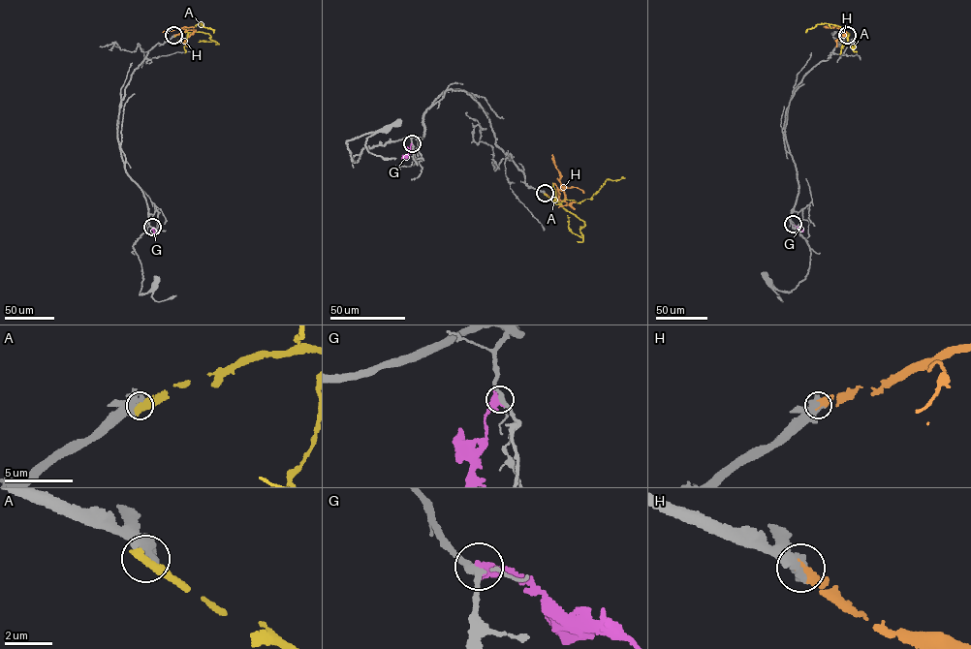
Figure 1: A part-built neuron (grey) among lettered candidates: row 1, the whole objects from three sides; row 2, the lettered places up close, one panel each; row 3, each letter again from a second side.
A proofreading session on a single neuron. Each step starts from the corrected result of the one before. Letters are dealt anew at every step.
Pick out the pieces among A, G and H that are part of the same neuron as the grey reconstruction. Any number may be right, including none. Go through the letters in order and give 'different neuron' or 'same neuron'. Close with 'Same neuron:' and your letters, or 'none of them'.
A: different neuron
G: different neuron
H: same neuron
Same neuron: H

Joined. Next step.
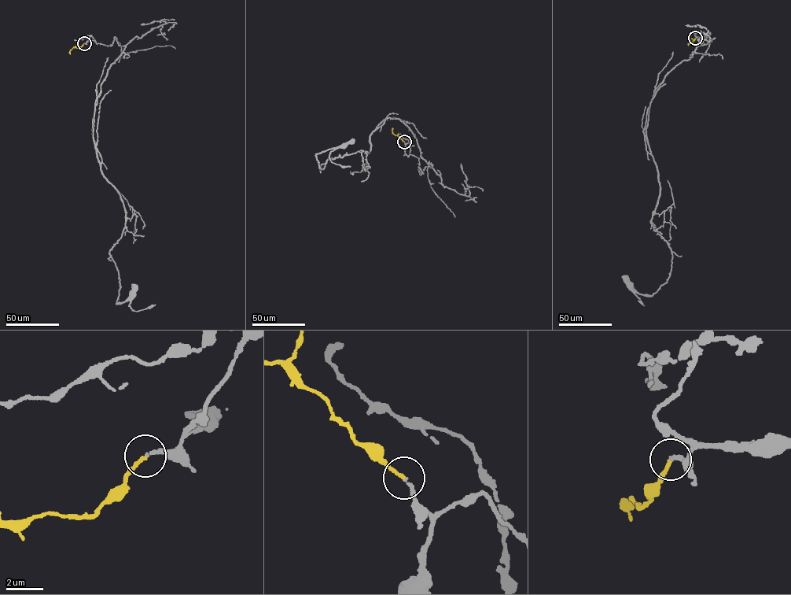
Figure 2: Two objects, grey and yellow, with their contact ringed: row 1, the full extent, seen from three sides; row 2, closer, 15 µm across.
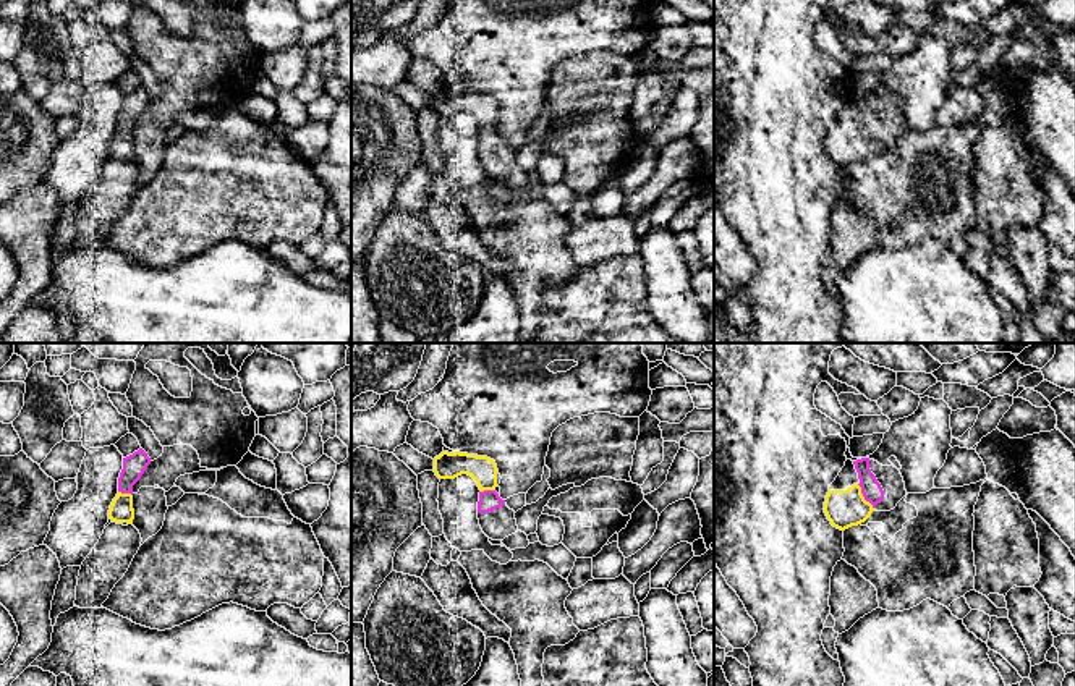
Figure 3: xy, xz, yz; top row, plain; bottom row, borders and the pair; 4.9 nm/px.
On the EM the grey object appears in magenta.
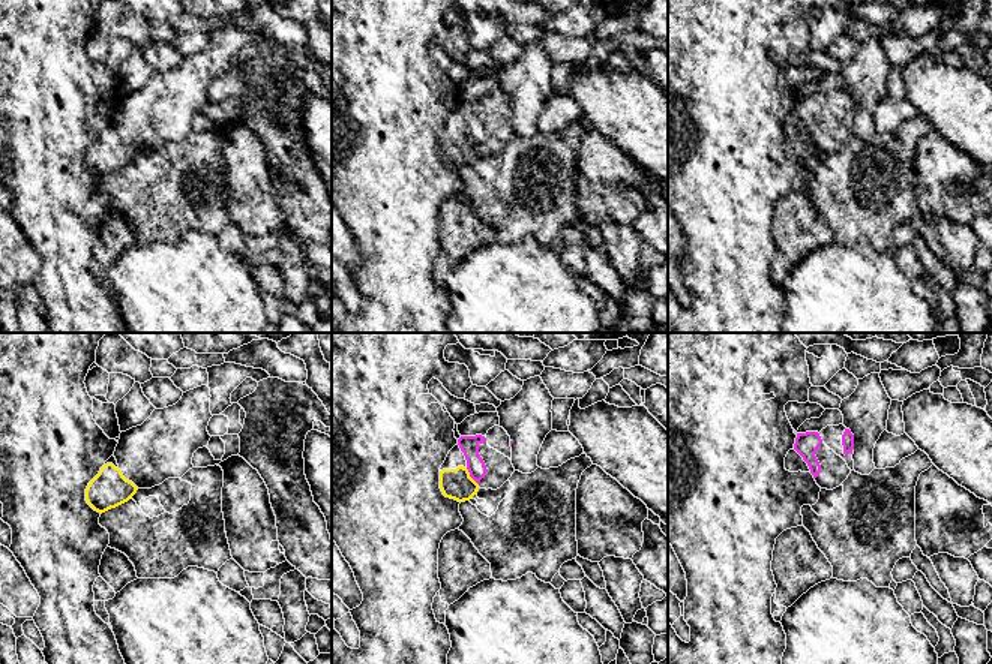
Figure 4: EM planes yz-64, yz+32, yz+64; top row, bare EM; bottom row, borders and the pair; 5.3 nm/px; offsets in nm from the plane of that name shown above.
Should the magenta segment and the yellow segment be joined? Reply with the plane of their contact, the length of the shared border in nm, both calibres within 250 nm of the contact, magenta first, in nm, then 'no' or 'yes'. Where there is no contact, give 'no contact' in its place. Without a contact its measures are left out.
yz | 150 nm | 100/190 nm | yes

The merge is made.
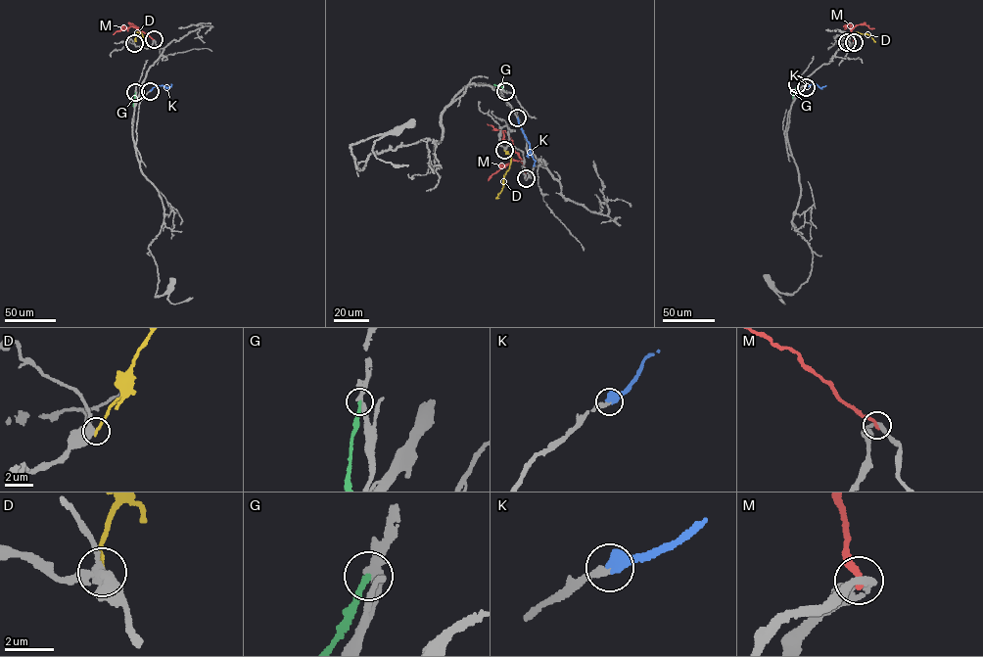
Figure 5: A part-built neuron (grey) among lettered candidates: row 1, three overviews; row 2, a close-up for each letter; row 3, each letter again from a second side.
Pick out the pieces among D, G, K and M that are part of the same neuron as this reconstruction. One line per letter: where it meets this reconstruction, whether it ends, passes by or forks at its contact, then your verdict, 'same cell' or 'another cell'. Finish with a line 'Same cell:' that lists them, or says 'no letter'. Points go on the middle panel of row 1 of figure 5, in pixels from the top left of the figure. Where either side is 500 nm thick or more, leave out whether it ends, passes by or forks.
D: contact (504, 150); it ends; another cell
G: contact (505, 91); it ends; another cell
K: contact (517, 117); it ends; same cell
M: contact (526, 178); it ends; another cell
Same cell: K

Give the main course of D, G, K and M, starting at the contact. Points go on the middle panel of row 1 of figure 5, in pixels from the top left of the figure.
D: (504, 150), (510, 156), (511, 161), (496, 198), (499, 198)
G: (505, 91), (493, 84)
K: (517, 117), (535, 161), (533, 166)
M: (526, 179), (521, 160), (508, 134), (487, 124)

